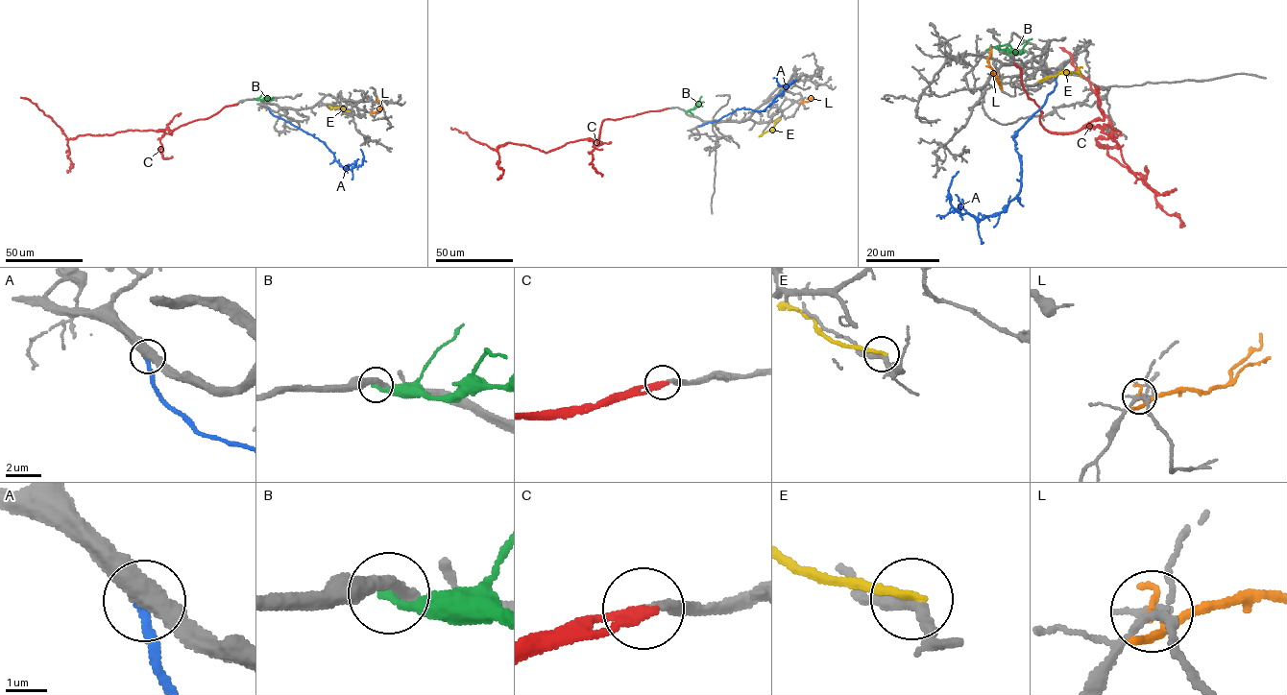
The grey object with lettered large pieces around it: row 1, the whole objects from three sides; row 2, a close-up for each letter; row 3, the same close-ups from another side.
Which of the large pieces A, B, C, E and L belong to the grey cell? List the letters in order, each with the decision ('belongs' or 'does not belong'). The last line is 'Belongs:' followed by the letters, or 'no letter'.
A: does not belong
B: does not belong
C: belongs
E: does not belong
L: does not belong
Belongs: C

